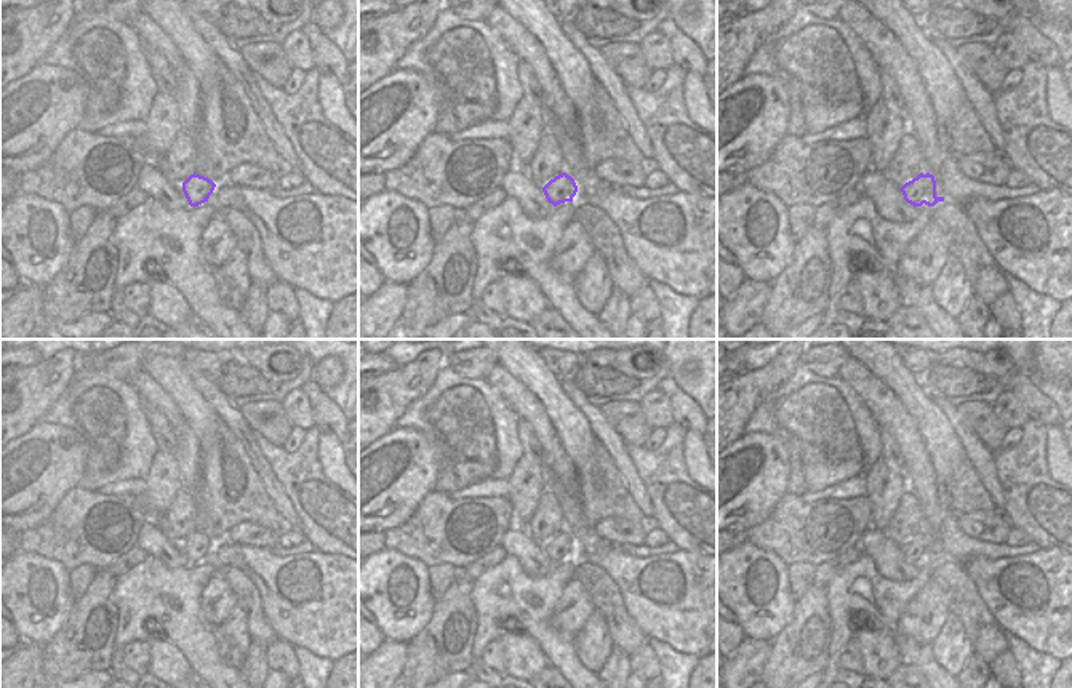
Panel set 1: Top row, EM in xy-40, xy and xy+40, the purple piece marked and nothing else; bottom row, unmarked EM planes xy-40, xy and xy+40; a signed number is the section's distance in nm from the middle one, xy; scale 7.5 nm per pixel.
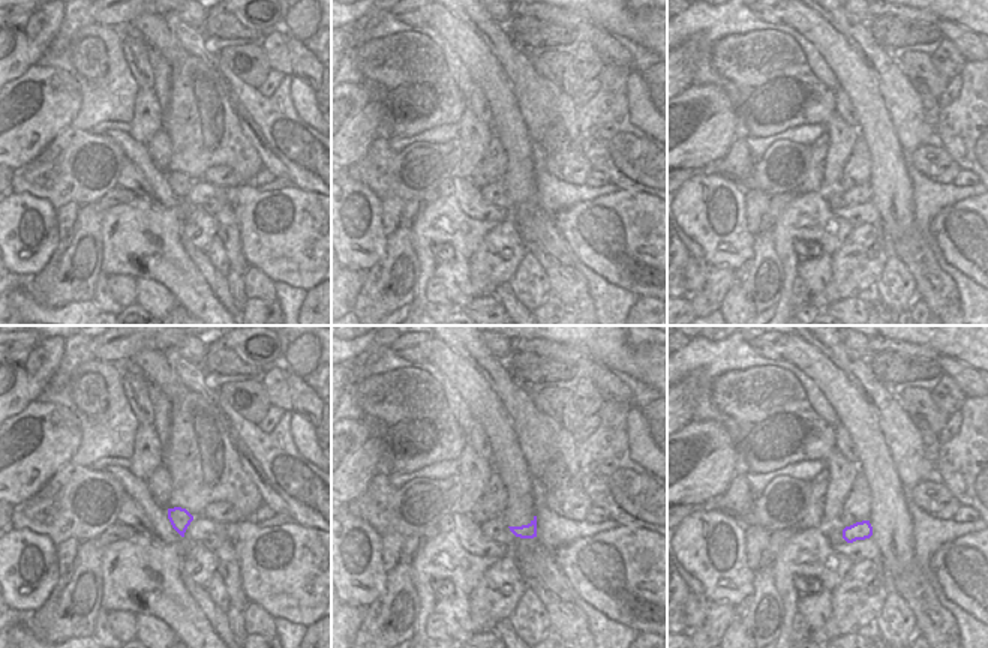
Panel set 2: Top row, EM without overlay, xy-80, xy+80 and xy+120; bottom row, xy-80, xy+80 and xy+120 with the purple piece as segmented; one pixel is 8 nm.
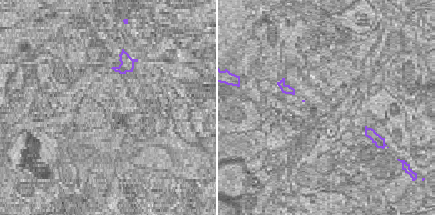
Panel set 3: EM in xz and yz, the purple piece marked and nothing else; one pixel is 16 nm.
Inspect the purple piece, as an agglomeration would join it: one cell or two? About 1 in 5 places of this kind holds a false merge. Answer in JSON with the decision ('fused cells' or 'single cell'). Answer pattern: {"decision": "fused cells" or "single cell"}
{"decision": "single cell"}

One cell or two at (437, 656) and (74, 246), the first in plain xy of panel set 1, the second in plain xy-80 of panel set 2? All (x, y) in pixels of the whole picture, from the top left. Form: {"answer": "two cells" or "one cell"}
{"answer": "one cell"}

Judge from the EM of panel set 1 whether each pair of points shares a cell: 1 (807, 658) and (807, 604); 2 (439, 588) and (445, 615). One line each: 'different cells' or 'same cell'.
1: same cell
2: different cells

